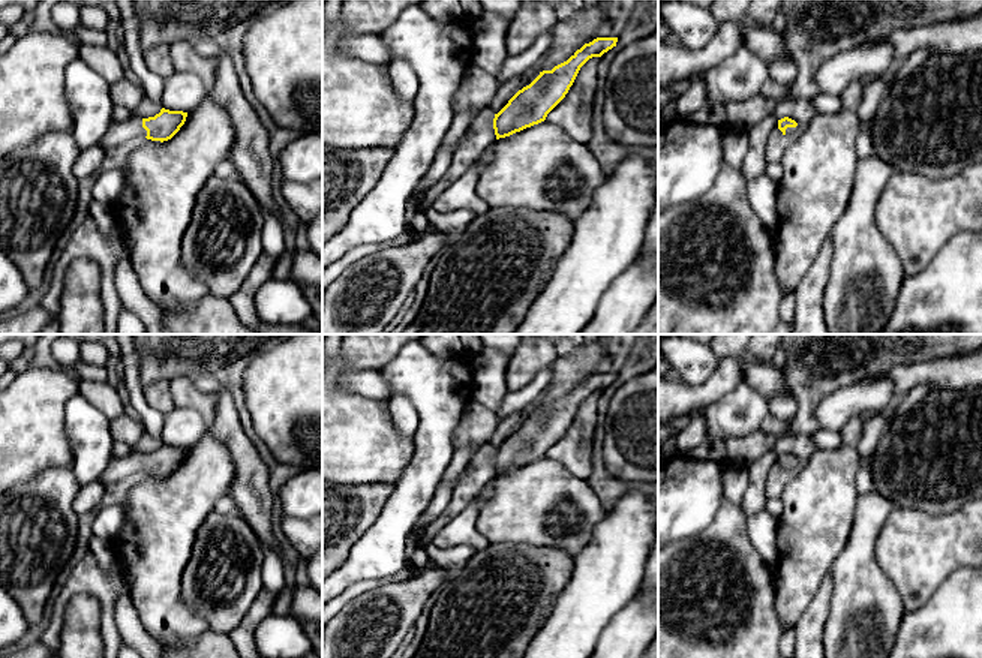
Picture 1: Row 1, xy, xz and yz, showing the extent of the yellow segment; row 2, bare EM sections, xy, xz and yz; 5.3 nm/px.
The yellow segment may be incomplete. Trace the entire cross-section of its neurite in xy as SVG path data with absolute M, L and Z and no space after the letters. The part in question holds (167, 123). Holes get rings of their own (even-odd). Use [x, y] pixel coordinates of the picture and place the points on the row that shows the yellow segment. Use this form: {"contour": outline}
{"contour": "M162 108L154 117L142 118L132 114L123 121L114 120L102 136L99 145L103 148L118 147L130 139L147 138L151 141L168 141L184 124L187 112Z"}

